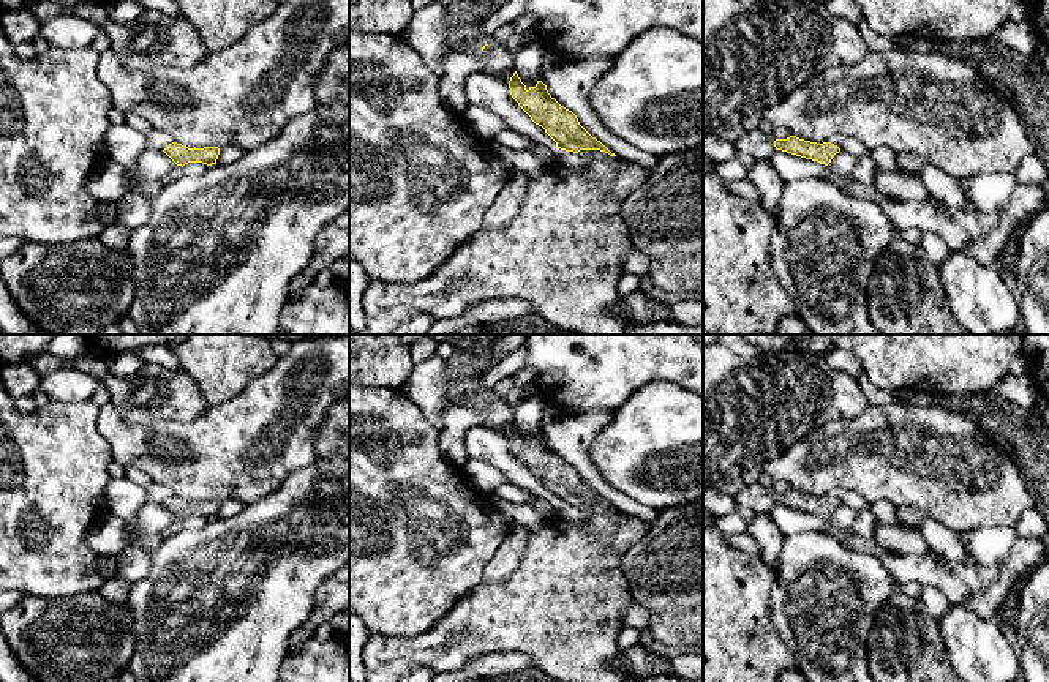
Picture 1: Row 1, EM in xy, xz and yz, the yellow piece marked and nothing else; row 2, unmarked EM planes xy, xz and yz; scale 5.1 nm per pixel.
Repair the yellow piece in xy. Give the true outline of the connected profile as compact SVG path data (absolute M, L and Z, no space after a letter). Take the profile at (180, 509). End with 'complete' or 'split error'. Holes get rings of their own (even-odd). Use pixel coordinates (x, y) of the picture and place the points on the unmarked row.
M172 496L163 504L177 519L185 519L188 516L202 516L207 519L216 518L220 502L204 500L204 502L188 502L182 497Z | complete

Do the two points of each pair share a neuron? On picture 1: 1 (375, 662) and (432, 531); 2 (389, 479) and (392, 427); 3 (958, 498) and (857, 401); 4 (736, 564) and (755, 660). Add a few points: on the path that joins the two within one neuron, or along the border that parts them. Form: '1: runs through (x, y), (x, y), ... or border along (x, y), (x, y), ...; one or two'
1: border along (368, 630), (403, 637), (422, 633); two
2: runs through (389, 466), (389, 439); one
3: border along (872, 404), (853, 417), (833, 419), (830, 422); two
4: runs through (735, 588), (735, 637); one

